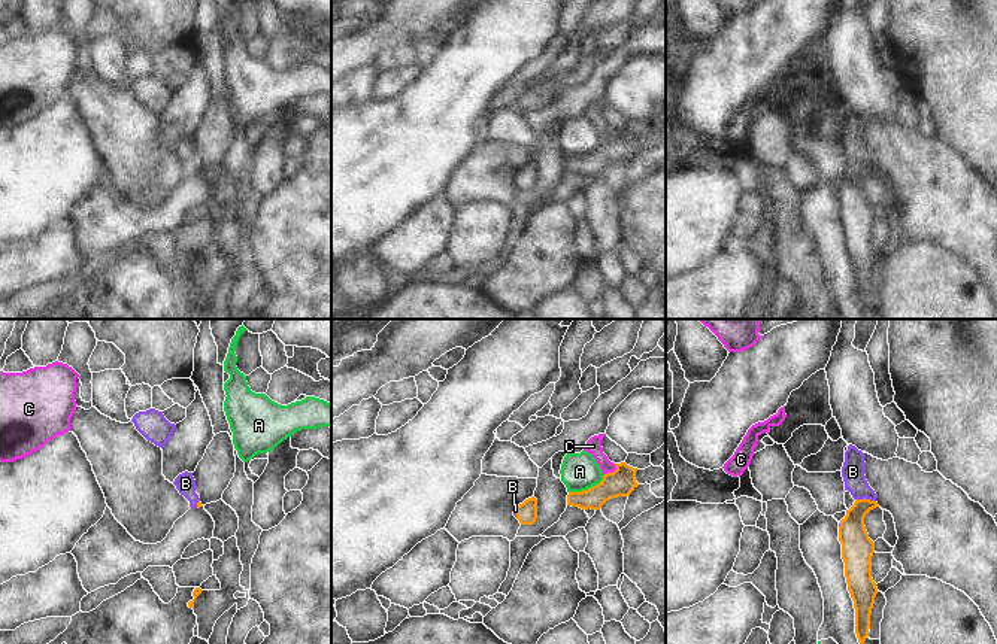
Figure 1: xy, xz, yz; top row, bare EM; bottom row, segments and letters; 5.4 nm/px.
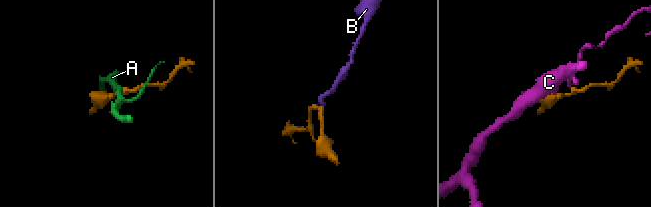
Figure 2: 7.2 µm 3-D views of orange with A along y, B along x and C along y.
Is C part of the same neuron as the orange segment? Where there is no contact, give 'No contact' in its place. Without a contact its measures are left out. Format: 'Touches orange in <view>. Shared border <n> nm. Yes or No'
Touches orange in xz. Shared border 90 nm. No

